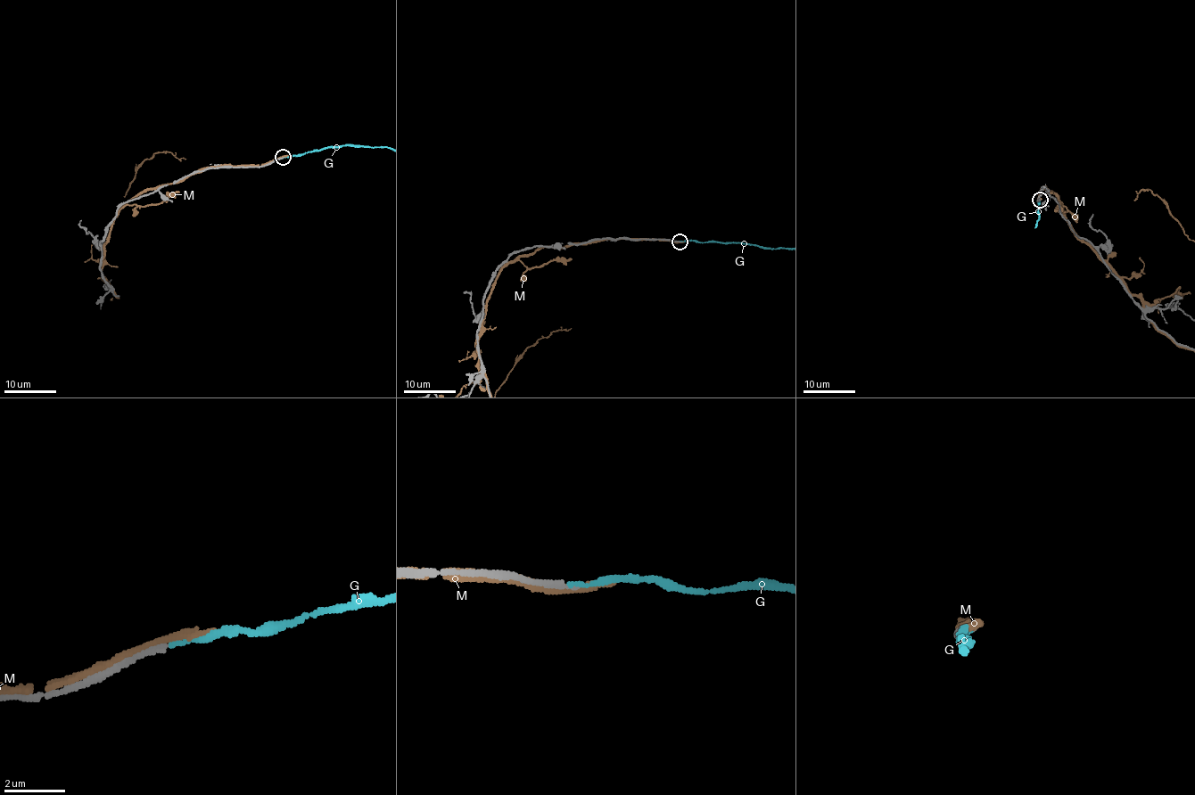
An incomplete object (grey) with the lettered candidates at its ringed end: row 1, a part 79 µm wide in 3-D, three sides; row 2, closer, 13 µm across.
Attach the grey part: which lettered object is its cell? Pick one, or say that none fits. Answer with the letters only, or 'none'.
G

